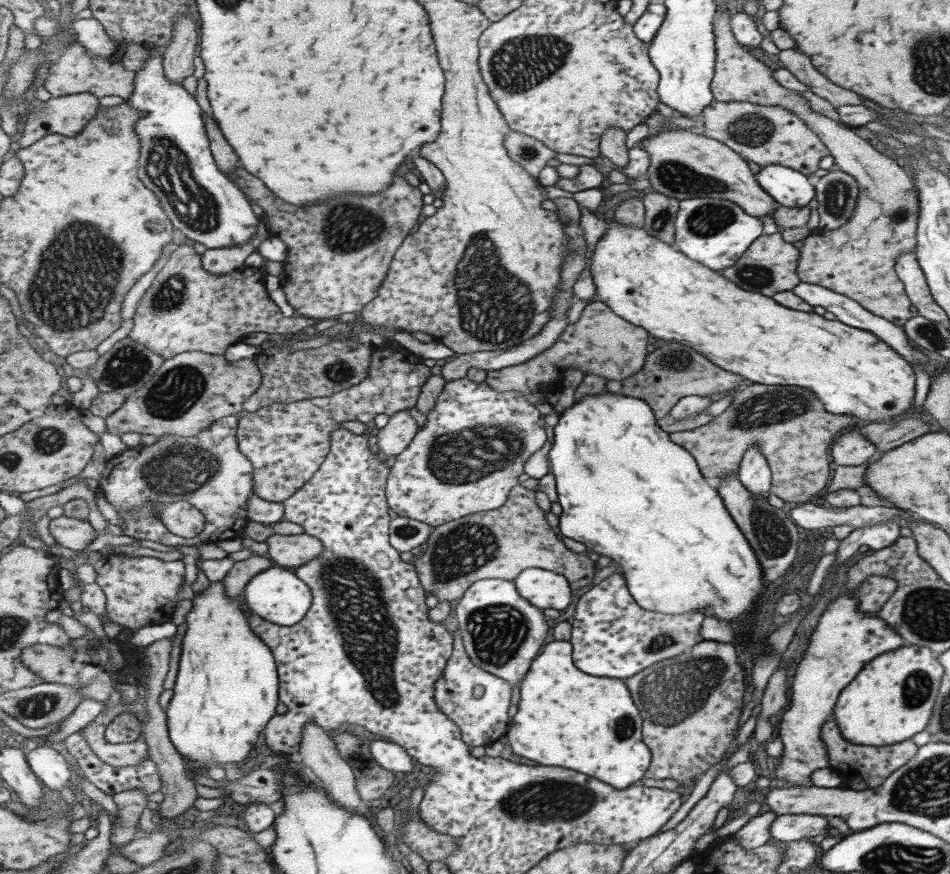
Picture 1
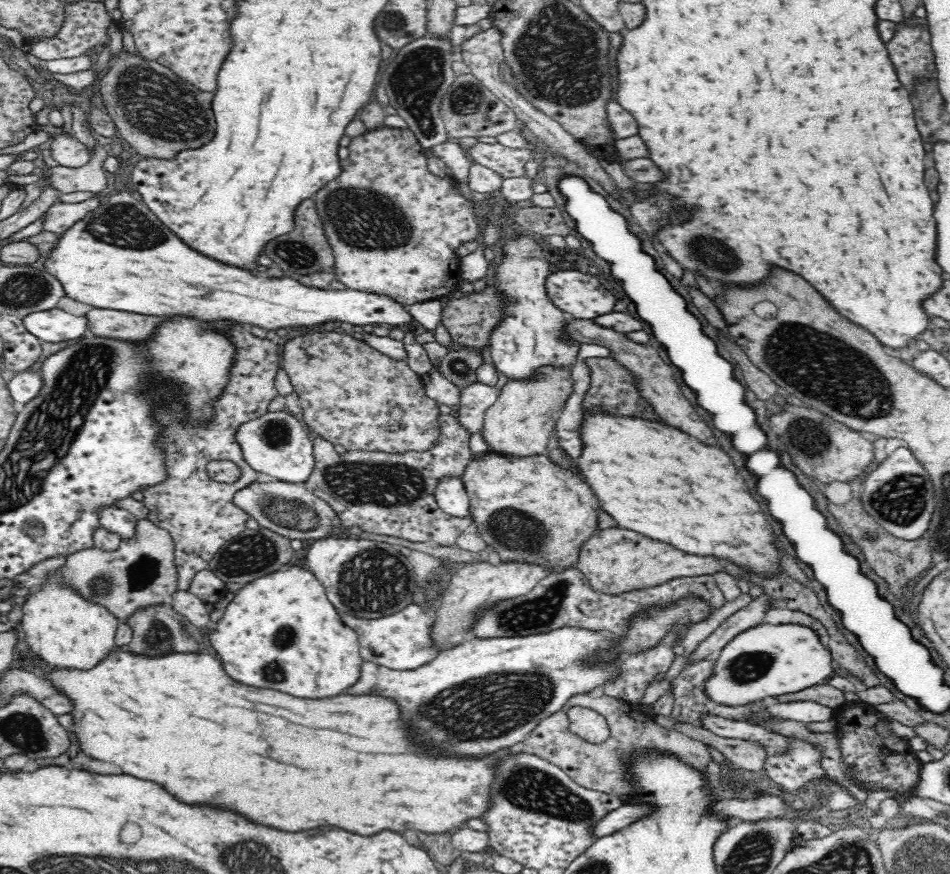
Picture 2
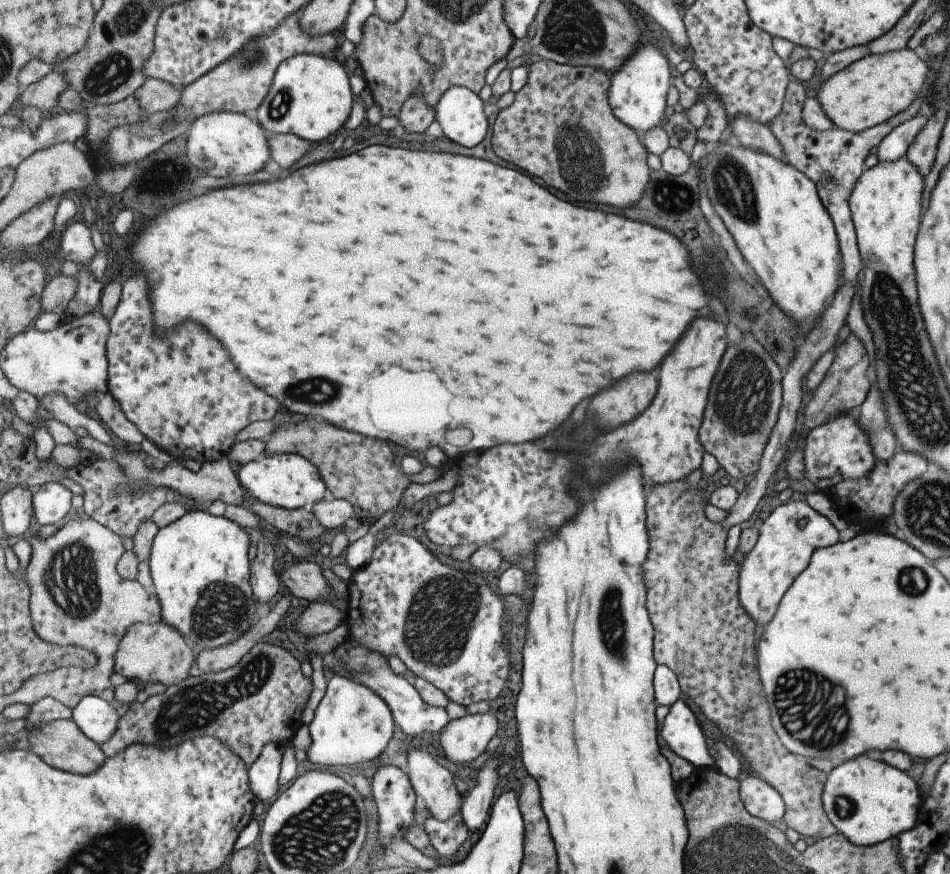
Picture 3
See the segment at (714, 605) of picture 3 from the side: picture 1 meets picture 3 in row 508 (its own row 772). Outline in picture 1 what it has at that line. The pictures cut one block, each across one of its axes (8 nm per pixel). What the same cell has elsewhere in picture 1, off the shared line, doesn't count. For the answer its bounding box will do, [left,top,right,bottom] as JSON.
[625,640,743,784]

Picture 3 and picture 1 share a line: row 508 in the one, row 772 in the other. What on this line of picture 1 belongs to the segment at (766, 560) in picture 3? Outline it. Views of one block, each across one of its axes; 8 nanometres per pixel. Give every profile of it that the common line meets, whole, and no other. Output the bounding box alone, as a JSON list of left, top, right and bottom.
[775,594,905,786]

